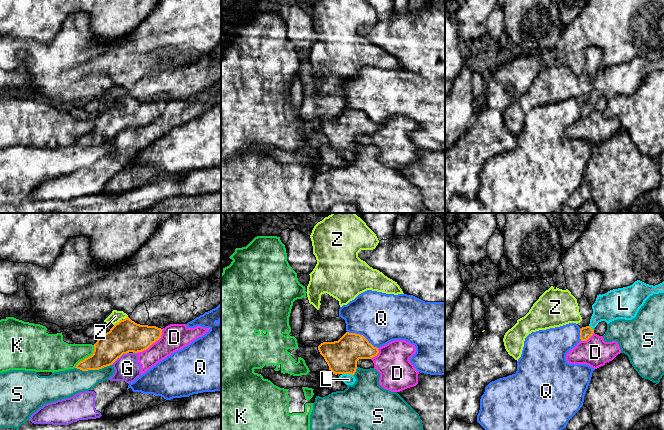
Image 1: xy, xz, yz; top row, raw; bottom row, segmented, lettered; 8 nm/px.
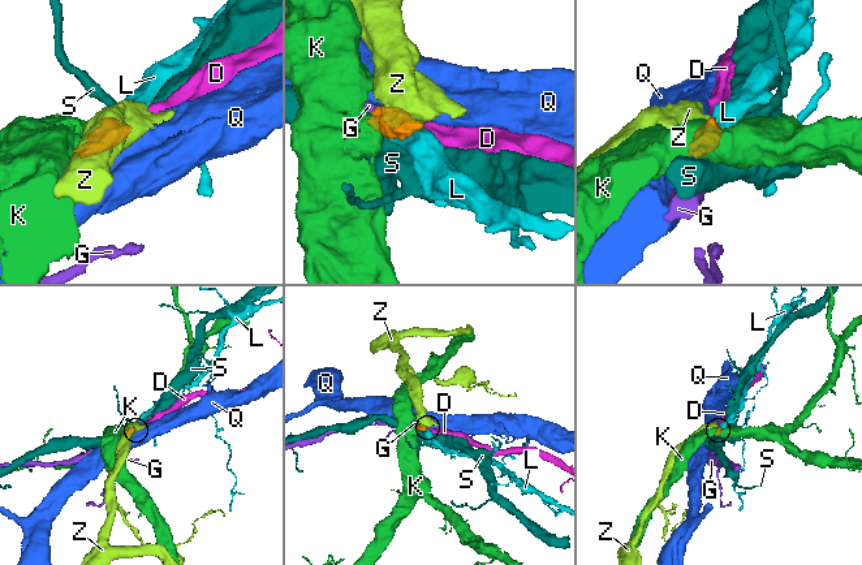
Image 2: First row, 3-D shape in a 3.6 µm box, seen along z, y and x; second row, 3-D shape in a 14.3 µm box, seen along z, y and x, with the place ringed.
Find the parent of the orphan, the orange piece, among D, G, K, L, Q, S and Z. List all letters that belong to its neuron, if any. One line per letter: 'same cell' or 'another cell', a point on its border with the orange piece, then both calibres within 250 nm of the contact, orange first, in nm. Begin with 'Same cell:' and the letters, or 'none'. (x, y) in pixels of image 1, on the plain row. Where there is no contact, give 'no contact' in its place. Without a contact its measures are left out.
Same cell: L
D: another cell | xy (152, 119) | 260/220 nm
G: another cell | xy (119, 133) | 260/200 nm
K: another cell | xy (87, 133) | 220/260 nm
L: same cell | xz (348, 149) | 260/90 nm
Q: another cell | xz (362, 111) | 260/400 nm
S: another cell | xy (93, 145) | 220/220 nm
Z: another cell | xy (118, 98) | 260/90 nm

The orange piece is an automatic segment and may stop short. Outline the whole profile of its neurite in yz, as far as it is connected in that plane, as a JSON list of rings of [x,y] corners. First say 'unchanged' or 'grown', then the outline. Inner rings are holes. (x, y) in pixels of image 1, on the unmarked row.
grown | [[[637,56],[630,62],[597,71],[596,77],[592,81],[593,90],[590,100],[580,105],[581,117],[587,117],[601,97],[609,100],[617,95],[632,96],[645,77],[653,70],[659,69],[664,69],[664,57],[653,62]]]

